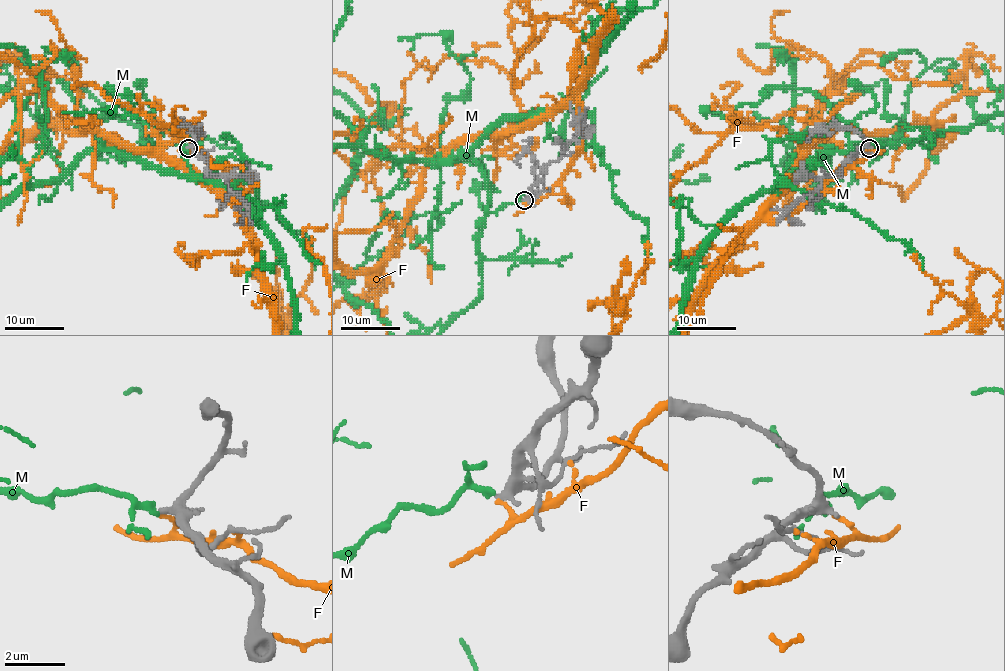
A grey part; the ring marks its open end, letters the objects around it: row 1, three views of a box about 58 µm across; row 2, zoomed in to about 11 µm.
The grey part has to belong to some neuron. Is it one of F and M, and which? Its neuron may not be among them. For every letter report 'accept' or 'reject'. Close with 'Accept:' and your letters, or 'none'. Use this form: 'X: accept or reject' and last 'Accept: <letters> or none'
F: reject
M: reject
Accept: none

